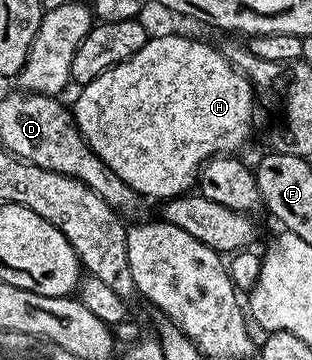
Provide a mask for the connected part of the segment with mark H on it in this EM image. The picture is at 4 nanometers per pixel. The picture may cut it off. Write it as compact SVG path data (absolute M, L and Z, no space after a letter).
M152 35L147 44L141 46L141 50L137 50L137 54L130 56L125 62L106 68L97 78L93 78L93 82L82 85L78 91L79 97L76 98L75 104L73 103L73 115L75 125L78 126L79 132L83 136L83 141L95 151L97 158L101 158L101 162L105 162L105 166L109 166L109 170L113 170L113 174L117 174L117 178L121 178L121 182L125 182L130 188L137 190L144 198L152 196L156 202L184 195L190 189L187 187L190 184L192 187L196 183L199 169L211 157L238 153L240 151L238 148L250 138L251 123L255 120L257 92L251 81L227 61L226 56L218 47L214 48L213 45L206 44L203 40L190 40L187 36Z

